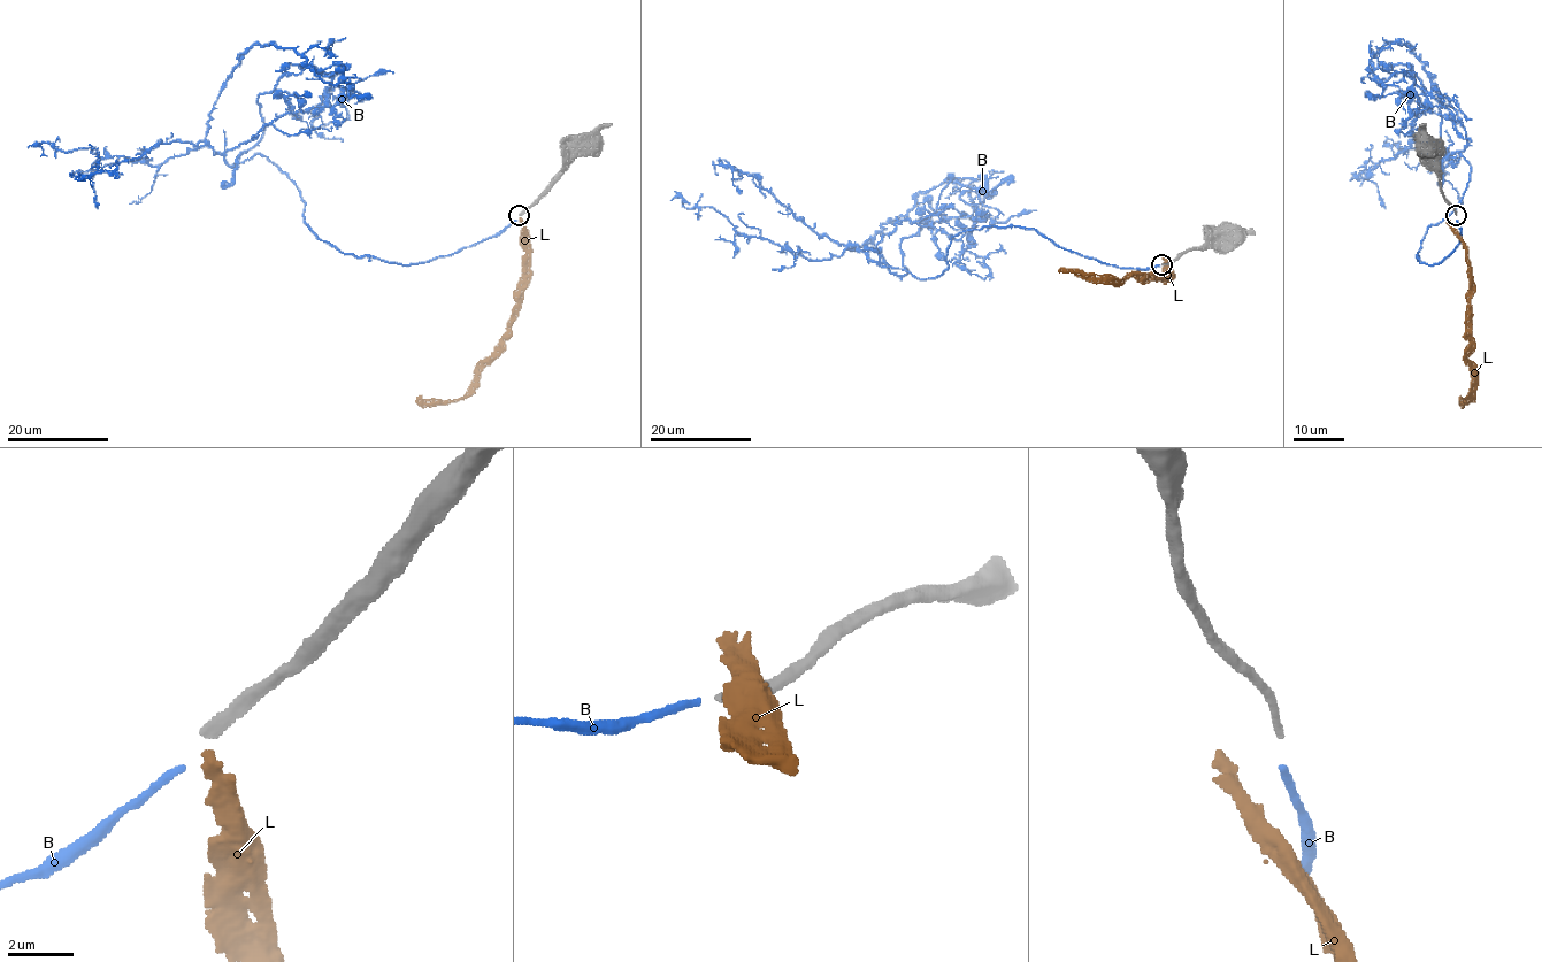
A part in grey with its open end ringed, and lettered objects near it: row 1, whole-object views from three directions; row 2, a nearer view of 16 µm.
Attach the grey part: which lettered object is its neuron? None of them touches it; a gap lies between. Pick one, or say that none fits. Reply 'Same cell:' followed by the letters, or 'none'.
Same cell: none

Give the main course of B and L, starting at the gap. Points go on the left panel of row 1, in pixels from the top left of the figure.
B: (516, 220), (427, 262), (354, 256), (308, 226), (275, 166), (213, 151), (238, 56), (332, 44)
L: (521, 220), (526, 286), (521, 292), (518, 315), (504, 343), (488, 359), (478, 383), (462, 398), (415, 401)

